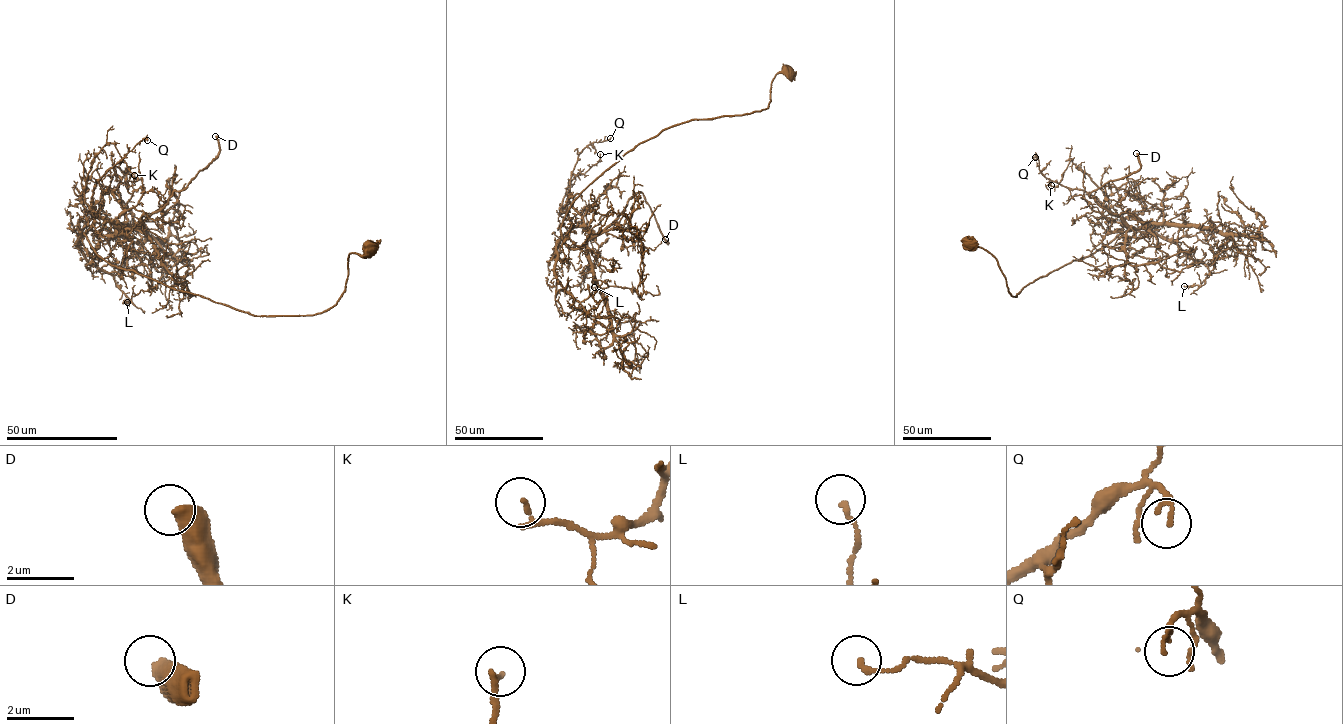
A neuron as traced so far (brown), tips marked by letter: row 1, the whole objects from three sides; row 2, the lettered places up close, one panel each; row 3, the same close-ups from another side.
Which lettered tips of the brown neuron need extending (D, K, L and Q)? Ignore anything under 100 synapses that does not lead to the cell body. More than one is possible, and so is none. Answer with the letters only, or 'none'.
D

